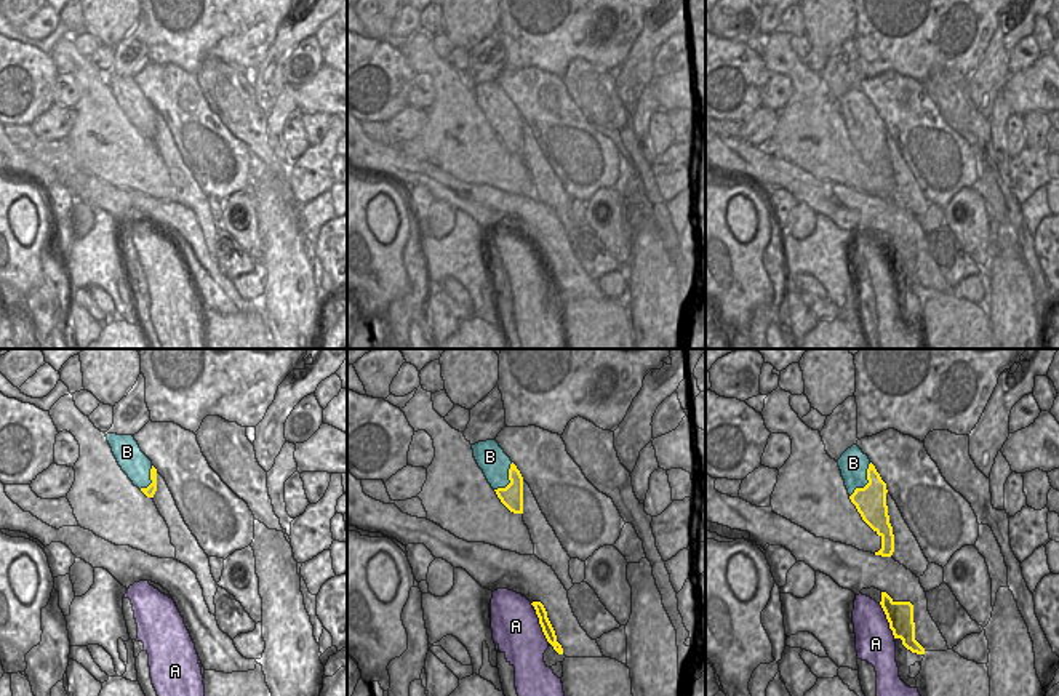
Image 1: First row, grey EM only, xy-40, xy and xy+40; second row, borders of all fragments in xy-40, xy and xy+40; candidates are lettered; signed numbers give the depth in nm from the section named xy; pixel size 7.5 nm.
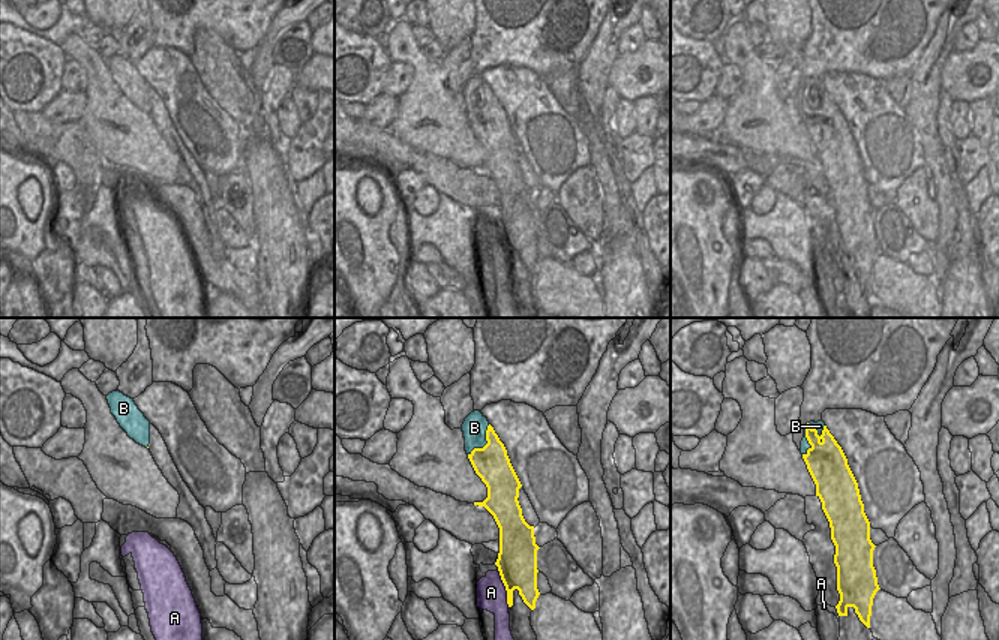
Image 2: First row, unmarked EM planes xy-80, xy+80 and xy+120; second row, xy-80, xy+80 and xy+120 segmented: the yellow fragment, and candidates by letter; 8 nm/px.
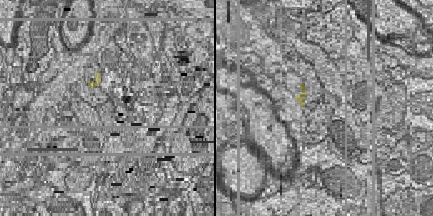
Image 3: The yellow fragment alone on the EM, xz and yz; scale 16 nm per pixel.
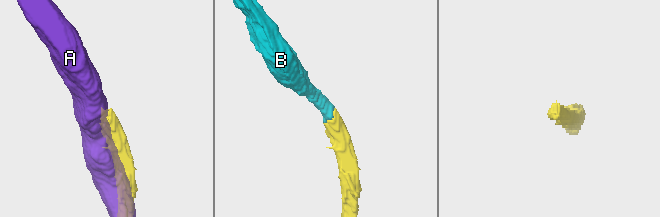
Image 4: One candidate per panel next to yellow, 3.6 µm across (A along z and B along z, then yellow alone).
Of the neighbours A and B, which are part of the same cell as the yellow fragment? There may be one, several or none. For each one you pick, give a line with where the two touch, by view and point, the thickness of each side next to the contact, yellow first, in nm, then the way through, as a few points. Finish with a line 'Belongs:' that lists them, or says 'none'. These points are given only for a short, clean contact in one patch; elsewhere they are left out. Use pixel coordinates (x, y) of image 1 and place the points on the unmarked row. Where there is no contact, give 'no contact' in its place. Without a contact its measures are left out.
B: meets yellow in xy+40 at (869, 124); 240 nm thick on the yellow side, 220 nm on the other; runs through xy+40 (871, 143), (869, 124), (853, 104)
Belongs: B

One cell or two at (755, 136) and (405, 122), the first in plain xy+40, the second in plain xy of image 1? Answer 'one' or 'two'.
one

